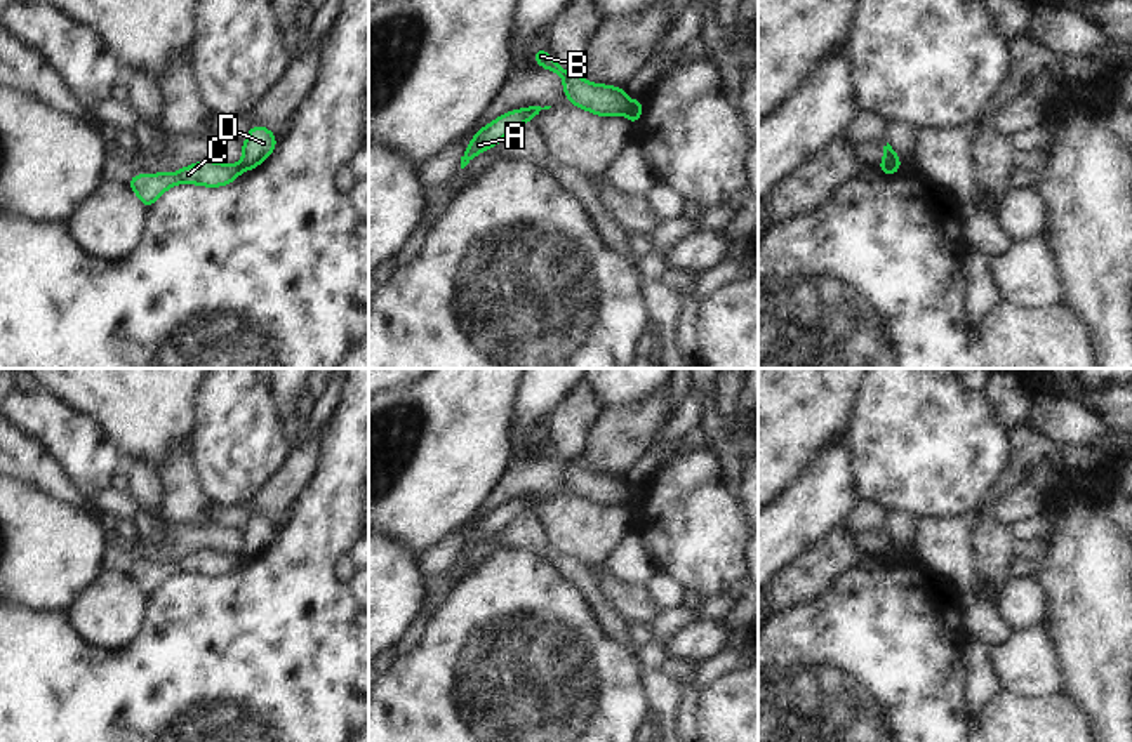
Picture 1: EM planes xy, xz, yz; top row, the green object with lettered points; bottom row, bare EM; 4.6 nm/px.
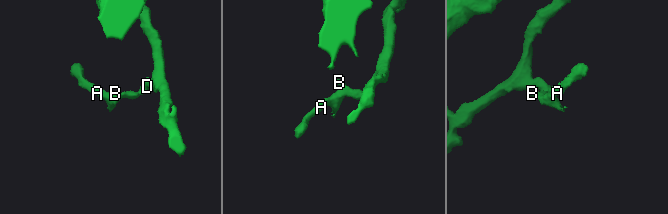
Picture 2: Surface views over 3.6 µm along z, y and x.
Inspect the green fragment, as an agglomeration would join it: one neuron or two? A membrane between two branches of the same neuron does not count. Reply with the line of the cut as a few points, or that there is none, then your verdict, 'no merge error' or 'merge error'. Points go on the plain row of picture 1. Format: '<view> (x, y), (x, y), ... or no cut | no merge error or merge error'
xz (630, 490), (623, 503) | merge error

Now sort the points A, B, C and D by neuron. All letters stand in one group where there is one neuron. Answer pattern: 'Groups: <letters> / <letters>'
Groups: A B C / D

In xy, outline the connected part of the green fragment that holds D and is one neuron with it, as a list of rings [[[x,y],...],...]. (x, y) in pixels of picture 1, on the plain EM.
[[[252,514],[242,533],[240,560],[259,556],[276,537],[275,521],[263,514]]]

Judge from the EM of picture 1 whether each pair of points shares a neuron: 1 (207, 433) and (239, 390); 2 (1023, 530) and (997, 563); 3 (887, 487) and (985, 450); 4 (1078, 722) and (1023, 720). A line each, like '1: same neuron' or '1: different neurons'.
1: same neuron
2: different neurons
3: same neuron
4: same neuron

